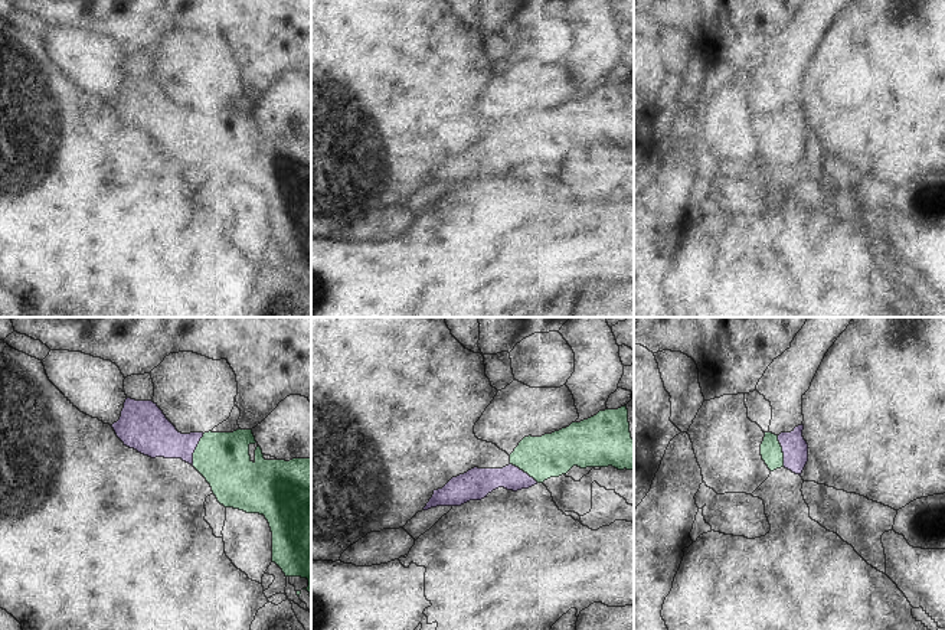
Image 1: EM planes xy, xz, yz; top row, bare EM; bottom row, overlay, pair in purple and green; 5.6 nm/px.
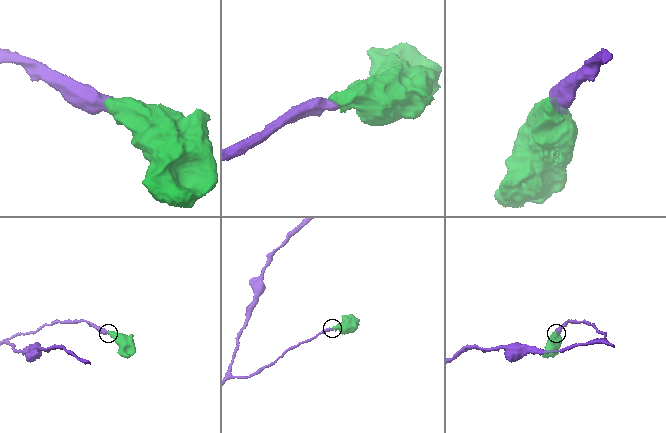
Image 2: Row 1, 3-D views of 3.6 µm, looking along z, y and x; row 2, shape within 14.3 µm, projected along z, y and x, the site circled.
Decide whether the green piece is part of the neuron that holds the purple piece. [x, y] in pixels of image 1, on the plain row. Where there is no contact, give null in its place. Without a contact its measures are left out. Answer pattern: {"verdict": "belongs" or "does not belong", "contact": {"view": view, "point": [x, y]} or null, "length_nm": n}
{"verdict": "belongs", "contact": {"view": "xy", "point": [195, 126]}, "length_nm": 190}

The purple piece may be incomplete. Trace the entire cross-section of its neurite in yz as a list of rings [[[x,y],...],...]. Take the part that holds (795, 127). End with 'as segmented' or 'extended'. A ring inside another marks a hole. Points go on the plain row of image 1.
[[[801,101],[791,110],[781,110],[779,112],[765,110],[761,133],[771,148],[785,144],[801,153],[808,138],[808,121],[802,114],[802,107],[804,102]]] | extended

